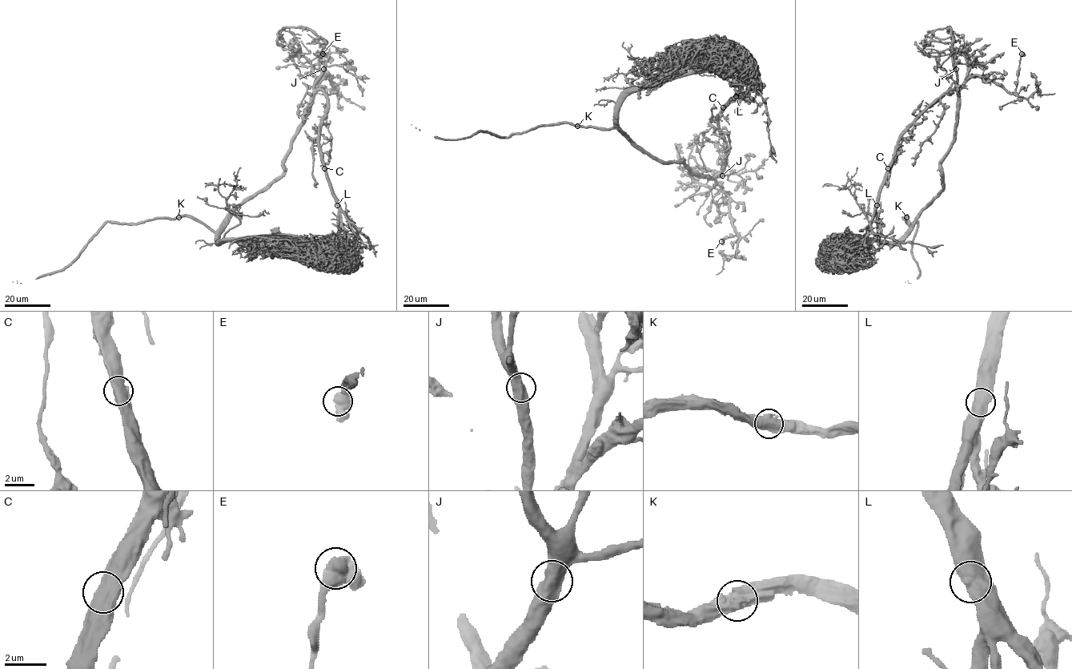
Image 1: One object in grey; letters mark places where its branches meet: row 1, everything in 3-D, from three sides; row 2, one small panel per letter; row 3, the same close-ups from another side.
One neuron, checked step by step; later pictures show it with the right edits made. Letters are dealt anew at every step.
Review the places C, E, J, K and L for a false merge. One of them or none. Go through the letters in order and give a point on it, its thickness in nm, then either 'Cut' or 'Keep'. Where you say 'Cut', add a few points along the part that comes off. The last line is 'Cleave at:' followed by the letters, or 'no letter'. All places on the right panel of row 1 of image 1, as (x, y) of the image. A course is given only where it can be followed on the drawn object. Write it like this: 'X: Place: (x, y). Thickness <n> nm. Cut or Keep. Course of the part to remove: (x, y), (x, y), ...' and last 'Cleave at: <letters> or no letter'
C: Place: (888, 168). Thickness 750 nm. Keep
E: Place: (1021, 54). Thickness 750 nm. Keep
J: Place: (956, 69). Thickness 650 nm. Keep
K: Place: (906, 217). Thickness 750 nm. Keep
L: Place: (877, 205). Thickness 650 nm. Keep
Cleave at: no letter

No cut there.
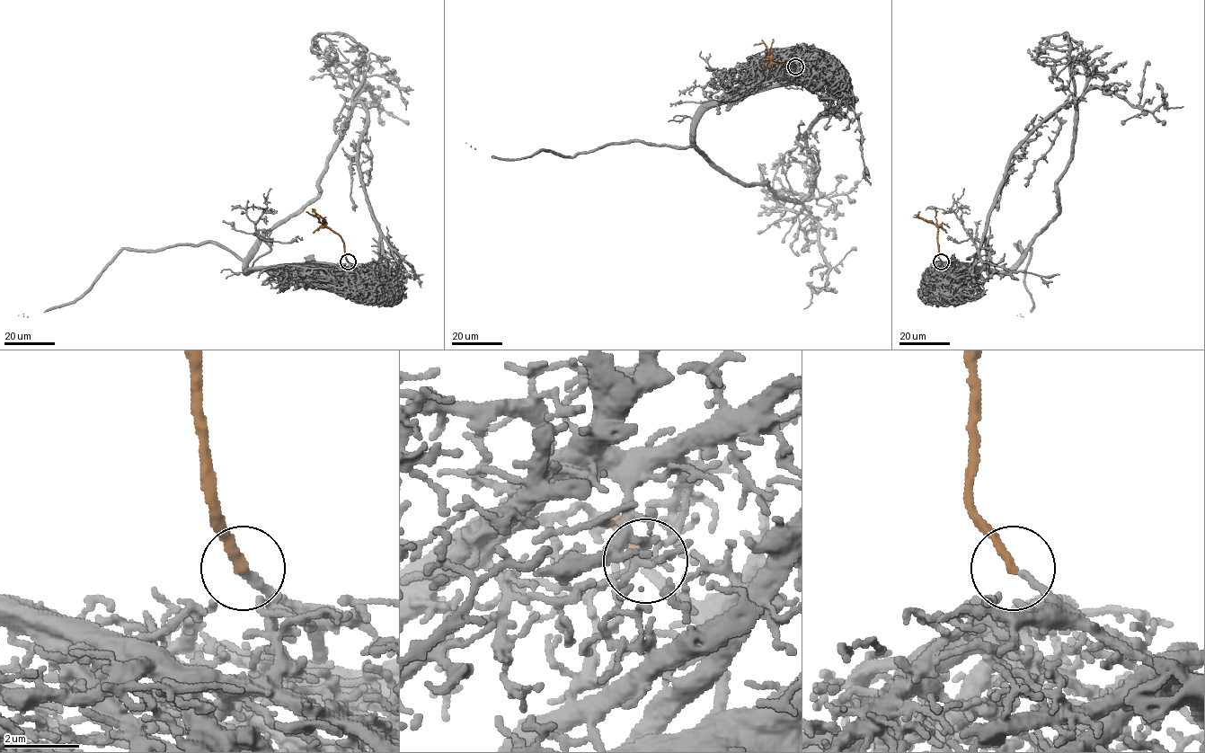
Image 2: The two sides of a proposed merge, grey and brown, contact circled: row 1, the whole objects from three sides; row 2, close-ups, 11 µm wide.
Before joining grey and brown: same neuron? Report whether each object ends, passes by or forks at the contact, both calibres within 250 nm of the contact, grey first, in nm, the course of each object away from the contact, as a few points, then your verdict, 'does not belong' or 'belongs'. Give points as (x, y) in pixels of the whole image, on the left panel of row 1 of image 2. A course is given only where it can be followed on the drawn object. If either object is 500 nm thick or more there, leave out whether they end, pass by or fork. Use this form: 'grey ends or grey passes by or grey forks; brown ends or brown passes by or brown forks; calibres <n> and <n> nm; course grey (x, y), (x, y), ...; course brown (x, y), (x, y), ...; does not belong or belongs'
grey ends; brown ends; calibres 240 and 280 nm; course grey (347, 261), (399, 275), (358, 172), (367, 111), (353, 101), (364, 48), (321, 34), (312, 40), (319, 55); course brown (347, 261), (342, 239), (305, 211); belongs

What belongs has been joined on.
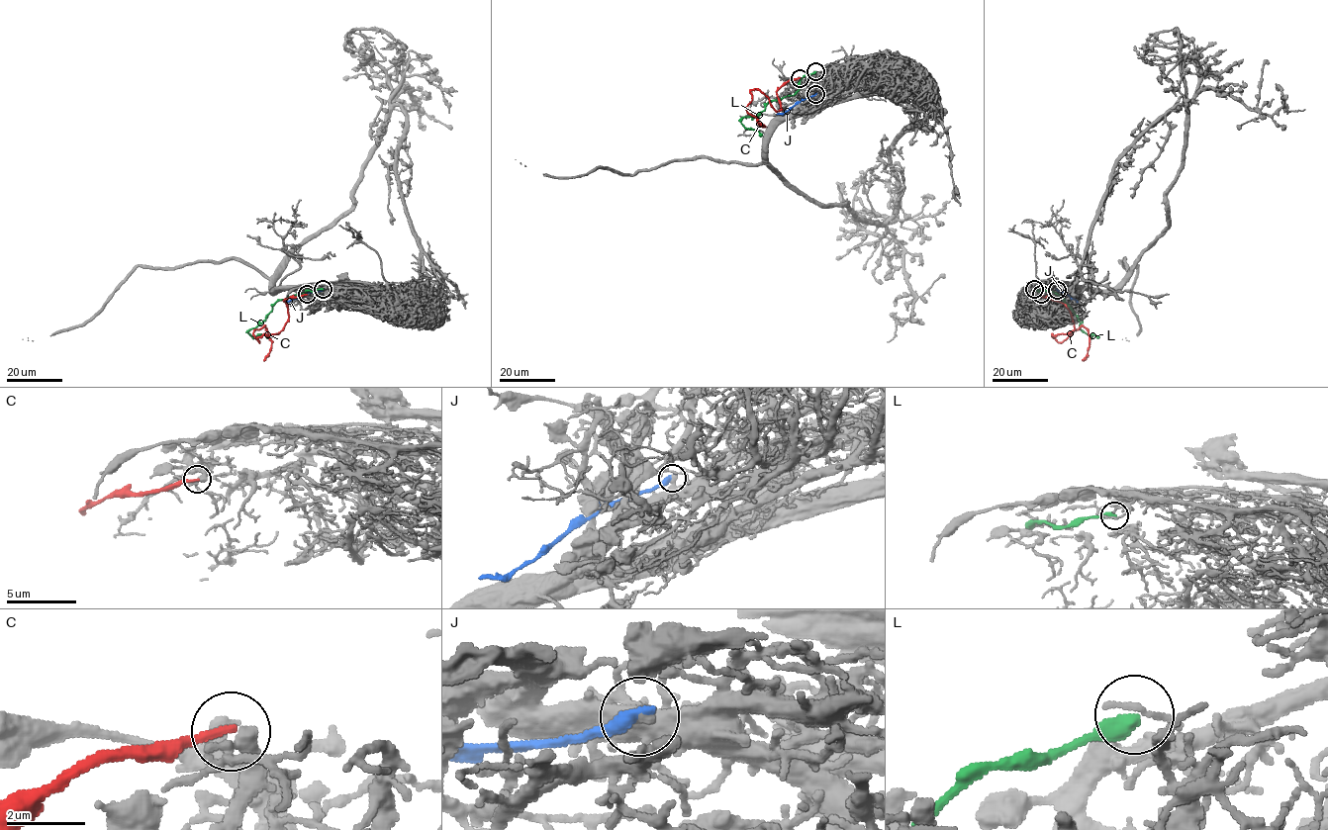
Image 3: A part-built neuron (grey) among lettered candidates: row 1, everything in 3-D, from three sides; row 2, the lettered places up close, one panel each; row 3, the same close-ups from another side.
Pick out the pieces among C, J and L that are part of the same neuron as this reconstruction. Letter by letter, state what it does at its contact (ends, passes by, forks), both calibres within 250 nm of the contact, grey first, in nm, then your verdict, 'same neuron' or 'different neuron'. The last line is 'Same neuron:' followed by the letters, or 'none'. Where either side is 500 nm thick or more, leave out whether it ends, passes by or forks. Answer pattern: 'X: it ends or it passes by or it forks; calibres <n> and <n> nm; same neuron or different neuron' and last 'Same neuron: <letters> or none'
C: it ends; calibres 280 and 180 nm; different neuron
J: it ends; calibres 480 and 400 nm; different neuron
L: it ends; calibres 180 and 400 nm; different neuron
Same neuron: none

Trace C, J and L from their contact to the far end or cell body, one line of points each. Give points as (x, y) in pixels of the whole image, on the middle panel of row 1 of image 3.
C: (800, 77), (777, 91), (778, 111), (763, 93), (750, 92), (746, 111), (764, 126), (757, 119)
J: (815, 94), (777, 114)
L: (815, 71), (801, 79), (793, 95), (771, 100), (755, 117), (742, 118), (741, 123), (760, 137)

